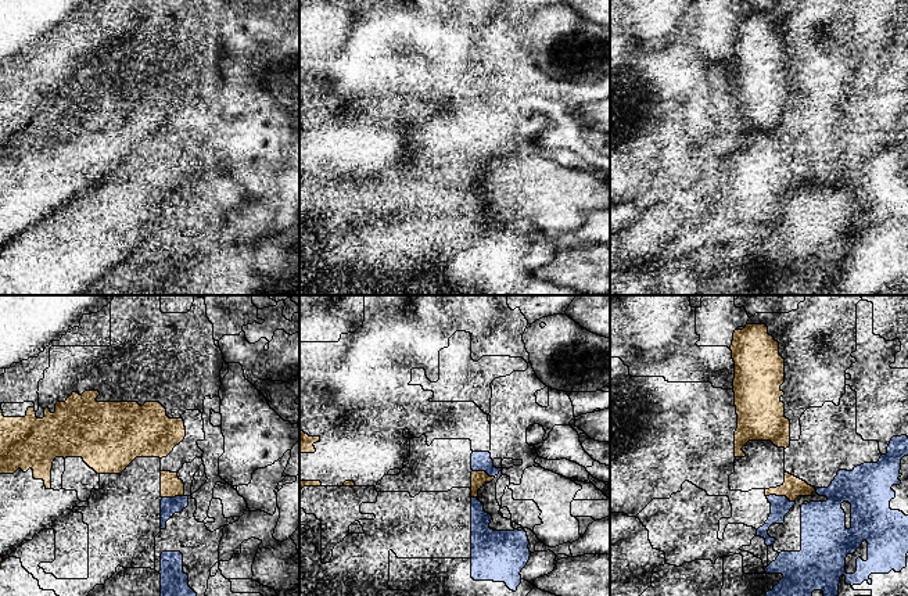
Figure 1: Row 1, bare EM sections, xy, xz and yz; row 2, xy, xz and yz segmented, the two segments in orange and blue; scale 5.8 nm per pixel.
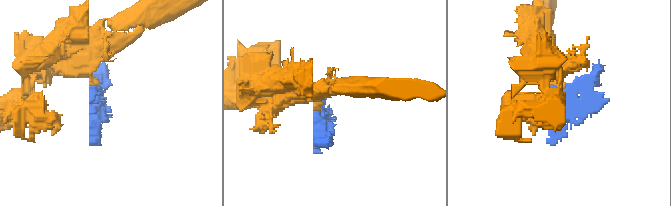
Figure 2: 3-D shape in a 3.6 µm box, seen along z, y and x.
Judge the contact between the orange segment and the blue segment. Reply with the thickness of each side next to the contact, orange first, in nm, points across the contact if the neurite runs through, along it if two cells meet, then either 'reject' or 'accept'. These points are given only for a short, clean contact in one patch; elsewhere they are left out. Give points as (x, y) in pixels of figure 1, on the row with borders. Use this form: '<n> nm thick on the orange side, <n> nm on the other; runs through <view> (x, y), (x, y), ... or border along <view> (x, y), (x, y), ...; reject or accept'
120 nm thick on the orange side, 110 nm on the other; border along yz (767, 495), (785, 495), (795, 502); reject

